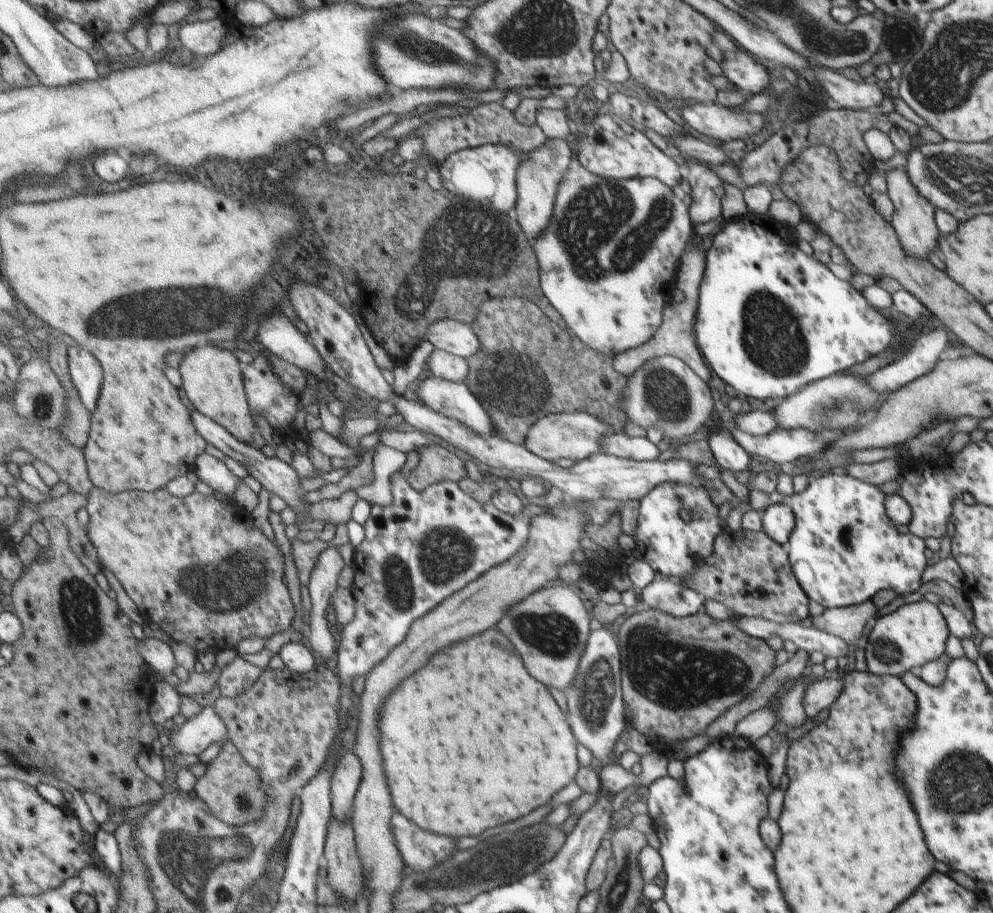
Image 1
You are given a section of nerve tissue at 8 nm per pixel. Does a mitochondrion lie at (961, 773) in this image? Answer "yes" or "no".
yes

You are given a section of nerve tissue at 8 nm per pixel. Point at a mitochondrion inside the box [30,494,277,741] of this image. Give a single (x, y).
(80, 627)

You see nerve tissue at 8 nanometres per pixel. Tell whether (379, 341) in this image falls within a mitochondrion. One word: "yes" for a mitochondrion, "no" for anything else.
no

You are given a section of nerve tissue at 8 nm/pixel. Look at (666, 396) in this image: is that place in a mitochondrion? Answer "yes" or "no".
yes

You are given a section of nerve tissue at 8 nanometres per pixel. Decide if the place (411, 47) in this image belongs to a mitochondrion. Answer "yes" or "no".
yes

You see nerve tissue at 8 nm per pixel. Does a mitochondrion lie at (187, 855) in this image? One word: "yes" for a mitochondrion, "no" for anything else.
yes

